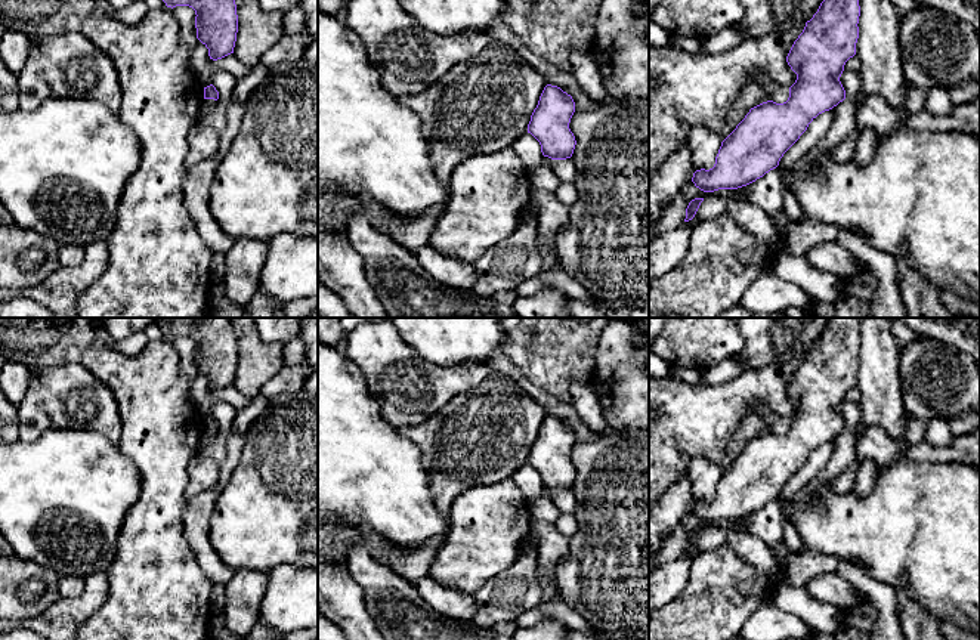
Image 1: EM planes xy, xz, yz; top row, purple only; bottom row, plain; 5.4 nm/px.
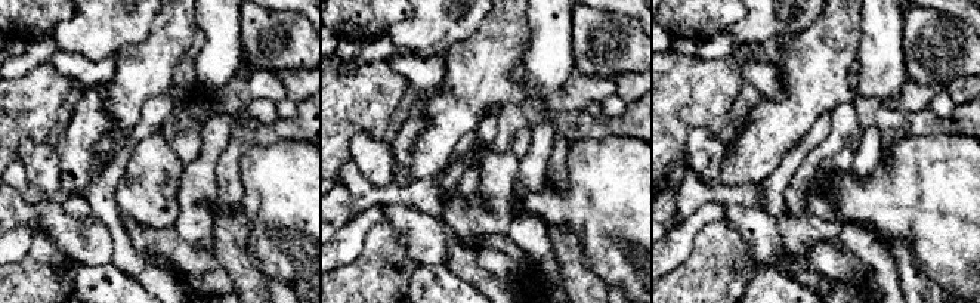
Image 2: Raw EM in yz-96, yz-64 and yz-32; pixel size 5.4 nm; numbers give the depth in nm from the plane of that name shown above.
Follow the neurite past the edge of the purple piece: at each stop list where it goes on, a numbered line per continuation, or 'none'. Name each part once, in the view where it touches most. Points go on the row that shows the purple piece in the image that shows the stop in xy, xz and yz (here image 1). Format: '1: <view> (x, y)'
none

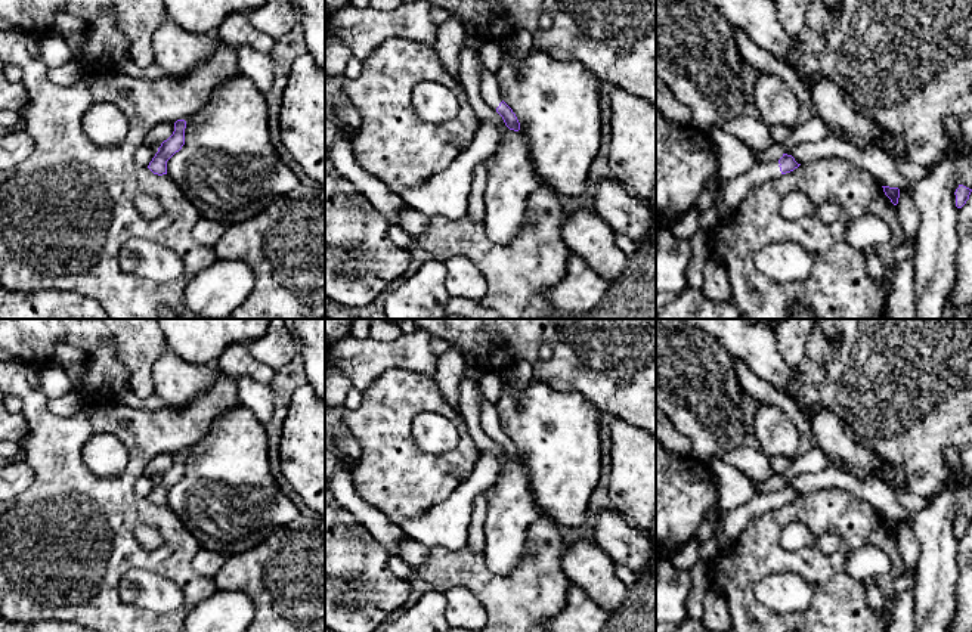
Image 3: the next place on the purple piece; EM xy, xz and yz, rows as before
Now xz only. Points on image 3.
1: xz (489, 90)

